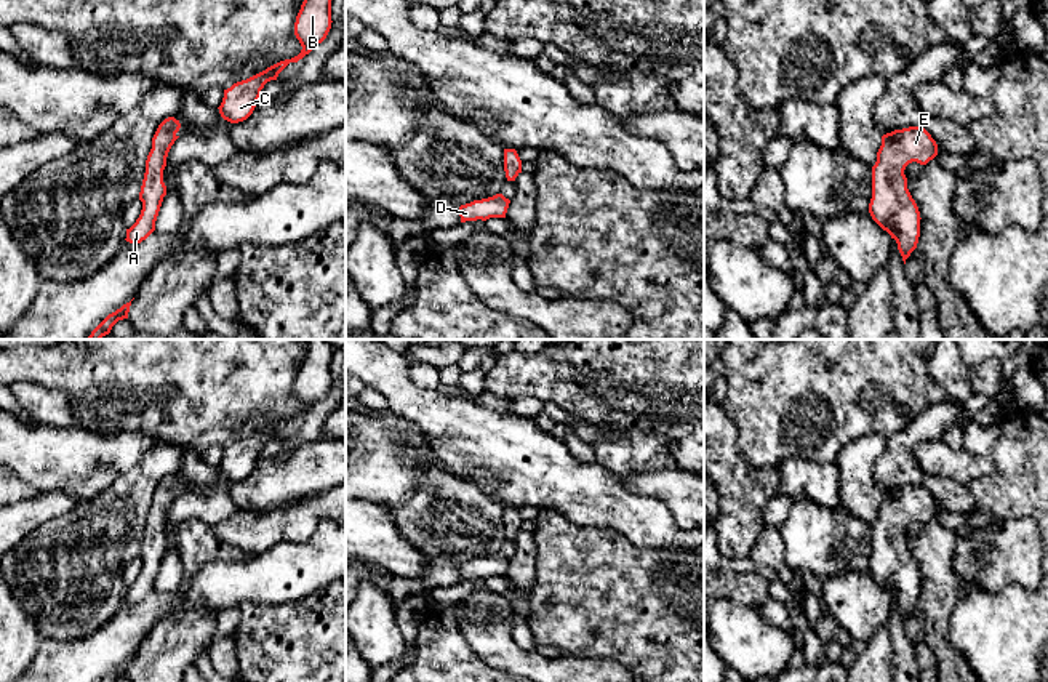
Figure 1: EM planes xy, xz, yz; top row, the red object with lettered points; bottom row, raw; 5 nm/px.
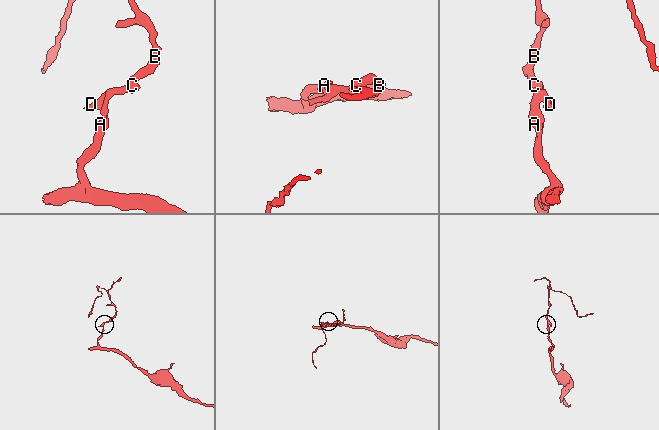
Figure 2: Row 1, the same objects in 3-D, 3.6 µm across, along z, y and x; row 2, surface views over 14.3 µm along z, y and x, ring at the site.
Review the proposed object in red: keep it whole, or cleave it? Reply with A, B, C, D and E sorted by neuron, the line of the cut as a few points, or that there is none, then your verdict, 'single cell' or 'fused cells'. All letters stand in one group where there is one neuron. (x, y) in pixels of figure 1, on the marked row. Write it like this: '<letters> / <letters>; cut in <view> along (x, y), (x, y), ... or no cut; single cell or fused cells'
A B C D E; no cut; single cell

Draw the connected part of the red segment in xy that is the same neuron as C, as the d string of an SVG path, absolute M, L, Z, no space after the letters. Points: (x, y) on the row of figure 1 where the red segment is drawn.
M304 0L294 22L294 35L302 46L301 53L224 90L222 102L218 107L221 117L230 123L246 120L253 114L264 85L277 80L290 62L298 62L322 43L331 22L331 0Z

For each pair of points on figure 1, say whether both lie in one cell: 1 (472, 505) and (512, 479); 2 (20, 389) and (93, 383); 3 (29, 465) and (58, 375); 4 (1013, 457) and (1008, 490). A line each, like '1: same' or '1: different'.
1: different
2: different
3: different
4: same

